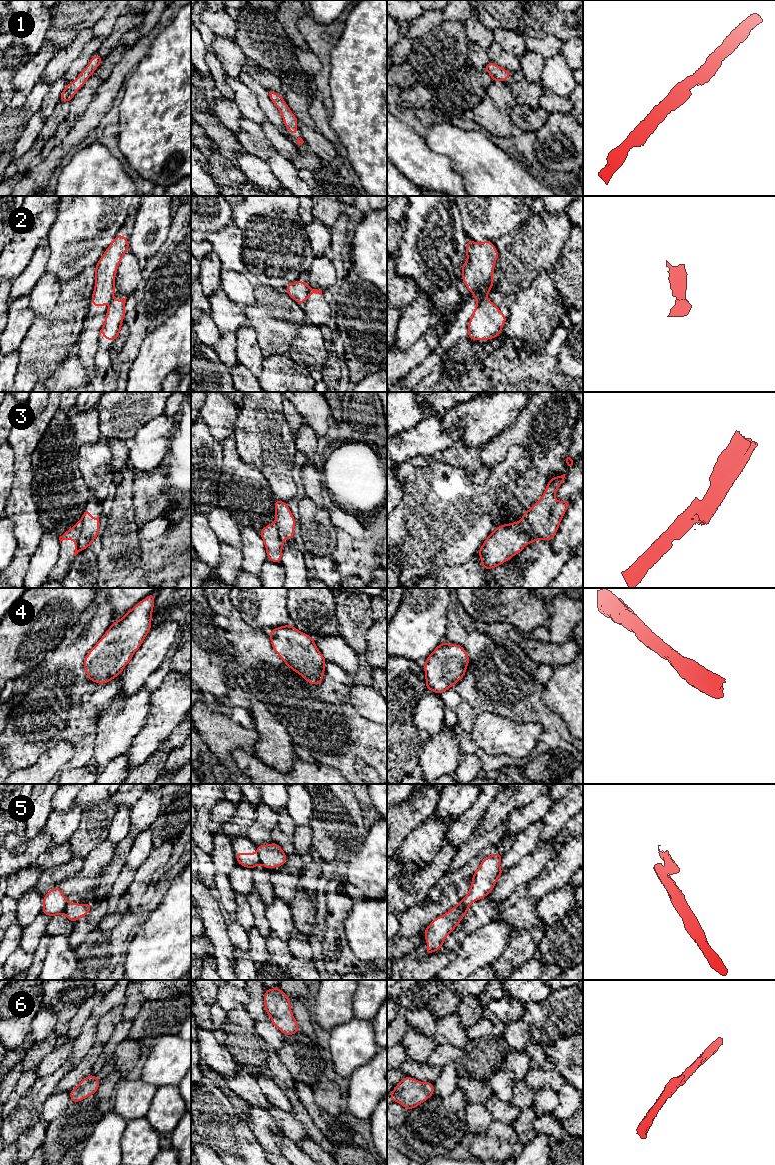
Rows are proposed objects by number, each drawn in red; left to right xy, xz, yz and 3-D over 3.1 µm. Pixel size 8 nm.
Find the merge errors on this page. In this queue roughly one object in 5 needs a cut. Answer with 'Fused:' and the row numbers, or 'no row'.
Fused: 2, 3, 5

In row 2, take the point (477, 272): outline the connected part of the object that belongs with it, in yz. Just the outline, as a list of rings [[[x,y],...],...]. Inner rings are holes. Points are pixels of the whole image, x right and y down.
[[[468,240],[466,255],[467,261],[461,266],[462,280],[468,291],[473,294],[473,298],[480,301],[487,297],[491,288],[495,285],[492,282],[492,277],[499,254],[489,240],[482,243]]]

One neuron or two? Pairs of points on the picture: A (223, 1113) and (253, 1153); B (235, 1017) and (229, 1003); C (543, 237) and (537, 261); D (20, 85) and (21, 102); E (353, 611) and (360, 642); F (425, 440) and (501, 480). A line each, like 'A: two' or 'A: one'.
A: one
B: two
C: one
D: two
E: one
F: two

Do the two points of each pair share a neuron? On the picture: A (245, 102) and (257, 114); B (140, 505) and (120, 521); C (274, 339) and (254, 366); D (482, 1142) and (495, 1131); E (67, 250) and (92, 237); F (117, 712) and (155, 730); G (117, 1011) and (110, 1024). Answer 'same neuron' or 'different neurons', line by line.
A: same neuron
B: different neurons
C: different neurons
D: different neurons
E: same neuron
F: different neurons
G: same neuron

